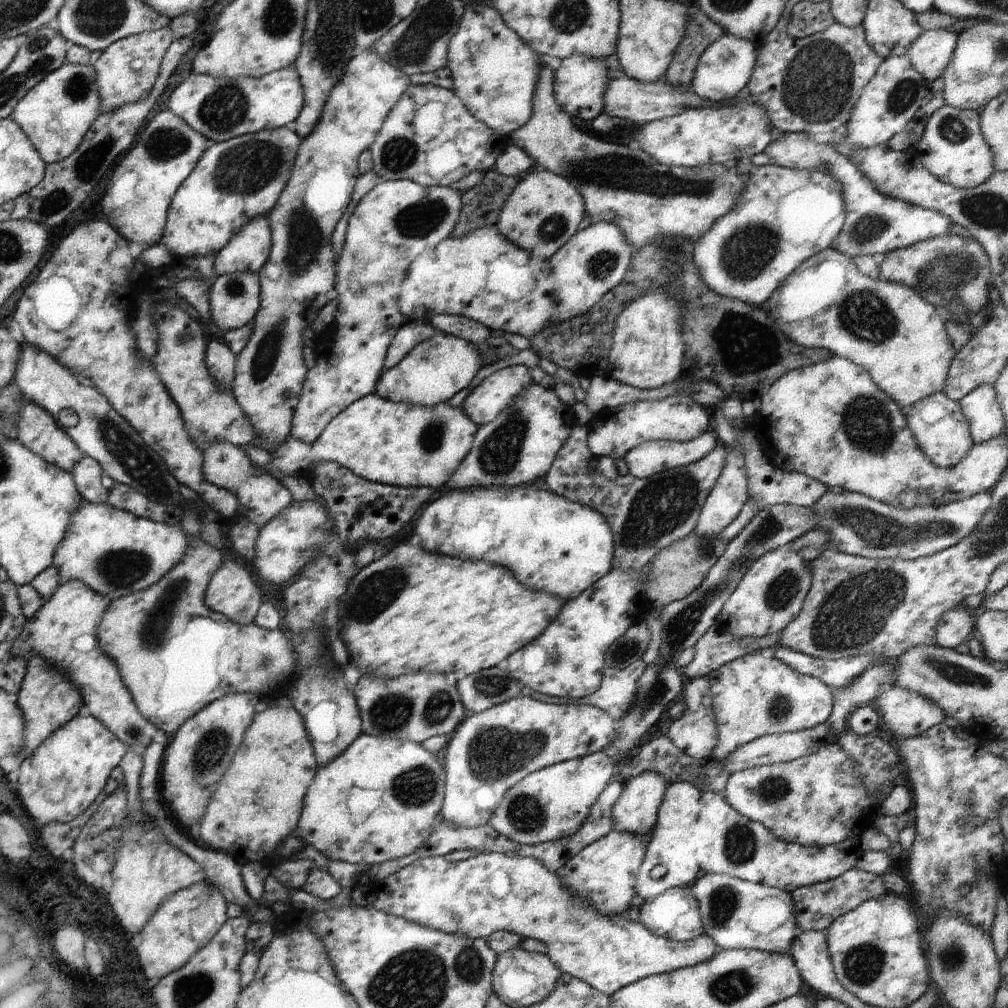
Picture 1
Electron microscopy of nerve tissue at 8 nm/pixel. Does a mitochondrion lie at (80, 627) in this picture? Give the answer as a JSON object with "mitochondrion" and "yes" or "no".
{"mitochondrion":"no"}

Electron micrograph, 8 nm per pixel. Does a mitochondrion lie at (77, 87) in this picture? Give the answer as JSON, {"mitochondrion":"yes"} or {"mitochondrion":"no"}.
{"mitochondrion":"yes"}

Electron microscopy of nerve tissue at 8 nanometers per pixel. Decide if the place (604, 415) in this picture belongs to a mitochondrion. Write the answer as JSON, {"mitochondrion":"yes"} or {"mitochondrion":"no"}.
{"mitochondrion":"no"}

